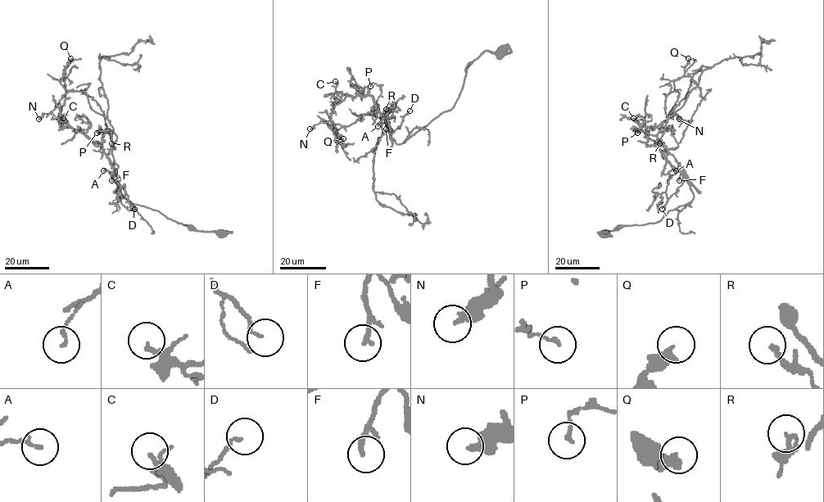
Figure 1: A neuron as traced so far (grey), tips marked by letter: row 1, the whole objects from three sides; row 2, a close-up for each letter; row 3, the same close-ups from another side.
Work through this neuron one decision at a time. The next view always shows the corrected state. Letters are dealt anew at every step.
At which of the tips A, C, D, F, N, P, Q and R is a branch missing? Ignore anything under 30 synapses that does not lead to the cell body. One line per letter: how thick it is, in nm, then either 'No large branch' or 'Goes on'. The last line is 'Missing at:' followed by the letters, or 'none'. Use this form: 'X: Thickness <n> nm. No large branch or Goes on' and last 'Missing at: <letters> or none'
A: Thickness 140 nm. No large branch
C: Thickness 180 nm. No large branch
D: Thickness 110 nm. No large branch
F: Thickness 180 nm. No large branch
N: Thickness 340 nm. No large branch
P: Thickness 140 nm. No large branch
Q: Thickness 400 nm. No large branch
R: Thickness 200 nm. No large branch
Missing at: none

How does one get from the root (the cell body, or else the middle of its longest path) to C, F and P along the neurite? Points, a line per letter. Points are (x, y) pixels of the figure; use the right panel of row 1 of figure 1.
C: (603, 234), (618, 225), (657, 223), (693, 198), (686, 178), (657, 146), (647, 145), (644, 120), (633, 118)
F: (603, 234), (618, 225), (657, 223), (670, 210), (688, 203), (693, 193), (681, 172), (679, 180)
P: (603, 234), (618, 225), (657, 223), (693, 198), (686, 178), (667, 160), (657, 136), (637, 133)

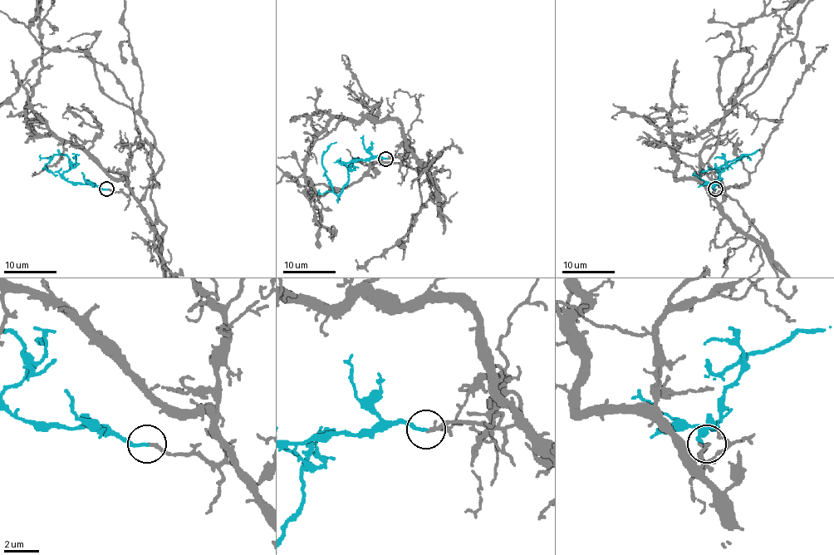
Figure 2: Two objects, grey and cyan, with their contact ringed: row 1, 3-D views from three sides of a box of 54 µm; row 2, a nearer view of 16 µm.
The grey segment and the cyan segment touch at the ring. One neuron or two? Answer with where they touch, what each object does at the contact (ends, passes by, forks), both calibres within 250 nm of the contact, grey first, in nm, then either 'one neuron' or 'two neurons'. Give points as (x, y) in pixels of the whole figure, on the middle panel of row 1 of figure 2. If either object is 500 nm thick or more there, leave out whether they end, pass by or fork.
at (385, 159); grey ends there; cyan ends there; 220 nm thick on the grey side, 200 nm on the other; one neuron

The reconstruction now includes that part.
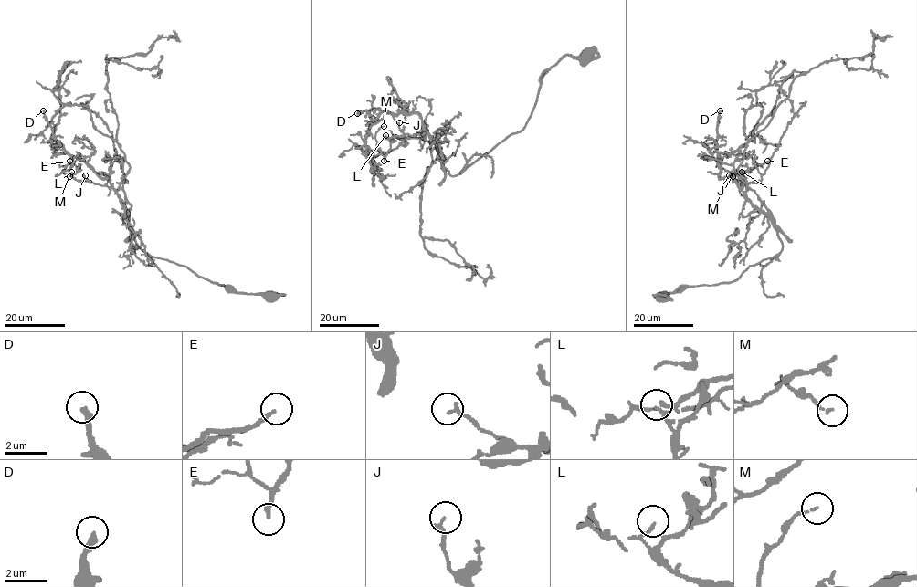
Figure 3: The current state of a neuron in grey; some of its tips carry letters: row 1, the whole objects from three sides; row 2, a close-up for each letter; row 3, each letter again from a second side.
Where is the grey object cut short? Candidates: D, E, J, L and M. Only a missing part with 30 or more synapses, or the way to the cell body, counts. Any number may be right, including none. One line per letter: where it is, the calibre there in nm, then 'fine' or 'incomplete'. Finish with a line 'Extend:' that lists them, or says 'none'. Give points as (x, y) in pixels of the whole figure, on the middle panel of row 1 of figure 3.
D: (357, 113) | 320 nm | incomplete
E: (384, 161) | 180 nm | fine
J: (399, 122) | 170 nm | fine
L: (385, 135) | 150 nm | fine
M: (384, 126) | 110 nm | fine
Extend: D

